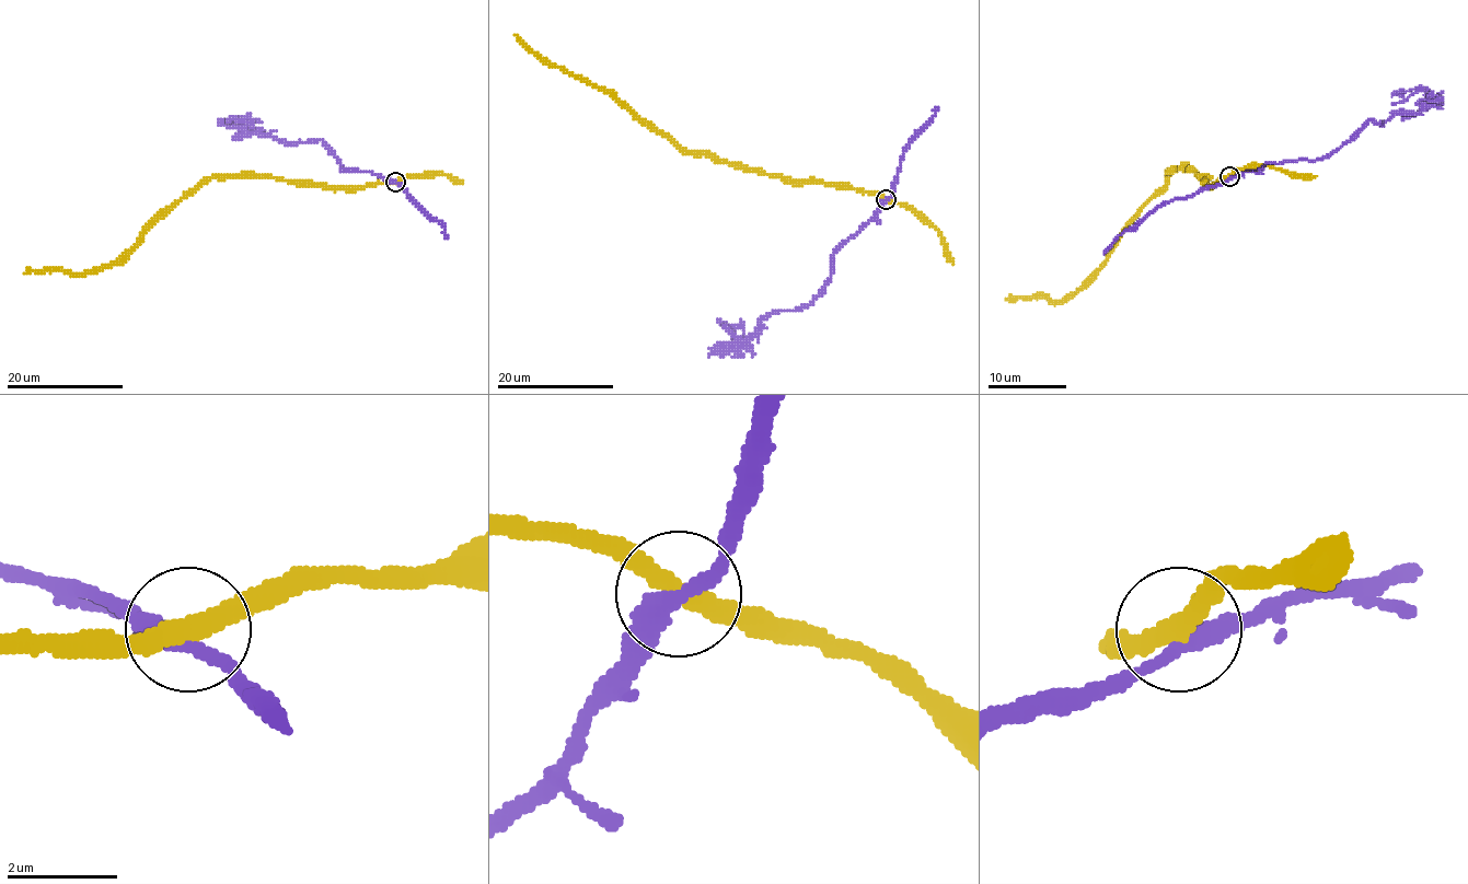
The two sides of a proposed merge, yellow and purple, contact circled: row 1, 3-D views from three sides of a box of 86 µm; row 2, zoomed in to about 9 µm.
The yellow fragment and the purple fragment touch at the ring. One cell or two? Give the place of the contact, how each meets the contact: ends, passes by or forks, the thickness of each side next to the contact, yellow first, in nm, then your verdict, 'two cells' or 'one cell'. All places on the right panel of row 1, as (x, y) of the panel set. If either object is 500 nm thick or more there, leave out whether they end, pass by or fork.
place (1229, 176); yellow passes by; purple passes by; calibres 360 and 360 nm; two cells

